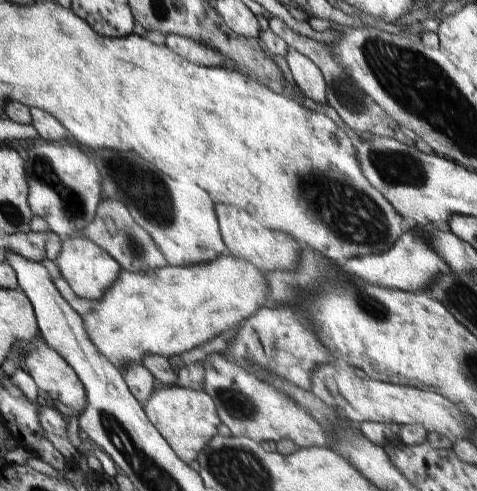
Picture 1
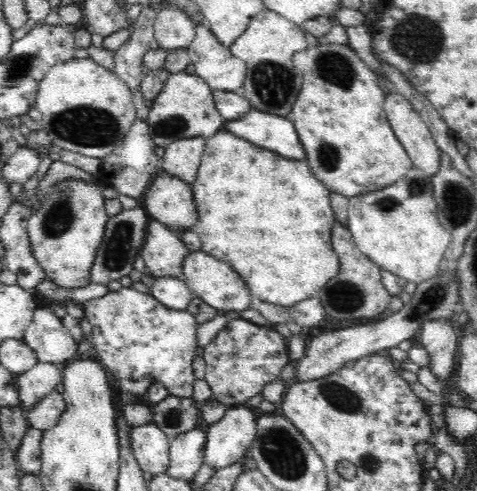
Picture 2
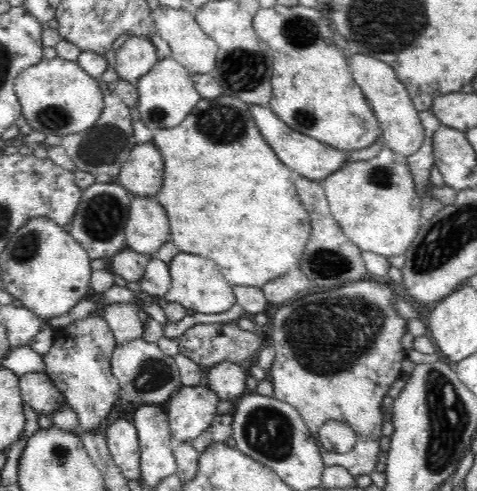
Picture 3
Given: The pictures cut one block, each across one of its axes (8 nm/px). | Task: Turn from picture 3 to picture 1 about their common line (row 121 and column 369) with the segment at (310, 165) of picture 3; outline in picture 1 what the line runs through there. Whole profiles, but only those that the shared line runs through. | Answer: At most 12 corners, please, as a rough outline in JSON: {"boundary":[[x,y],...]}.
{"boundary":[[419,232],[349,258],[345,272],[391,290],[425,290],[449,266]]}

